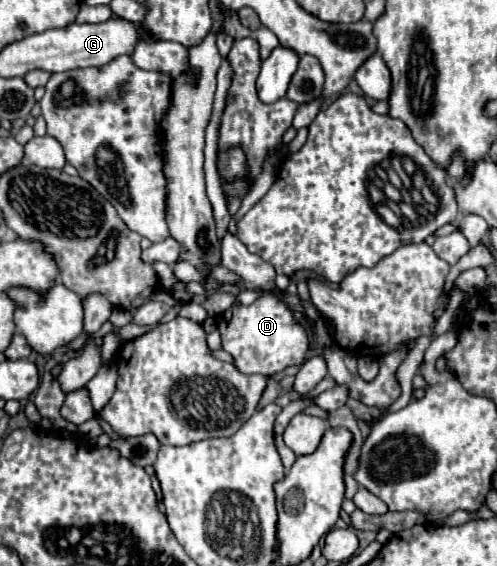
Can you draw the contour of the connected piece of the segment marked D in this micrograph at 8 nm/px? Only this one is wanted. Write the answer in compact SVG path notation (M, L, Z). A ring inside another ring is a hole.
M260 296L250 306L232 306L216 316L222 334L222 348L234 356L234 366L244 374L272 376L288 366L302 366L308 352L308 336L292 318L288 306L274 296Z

